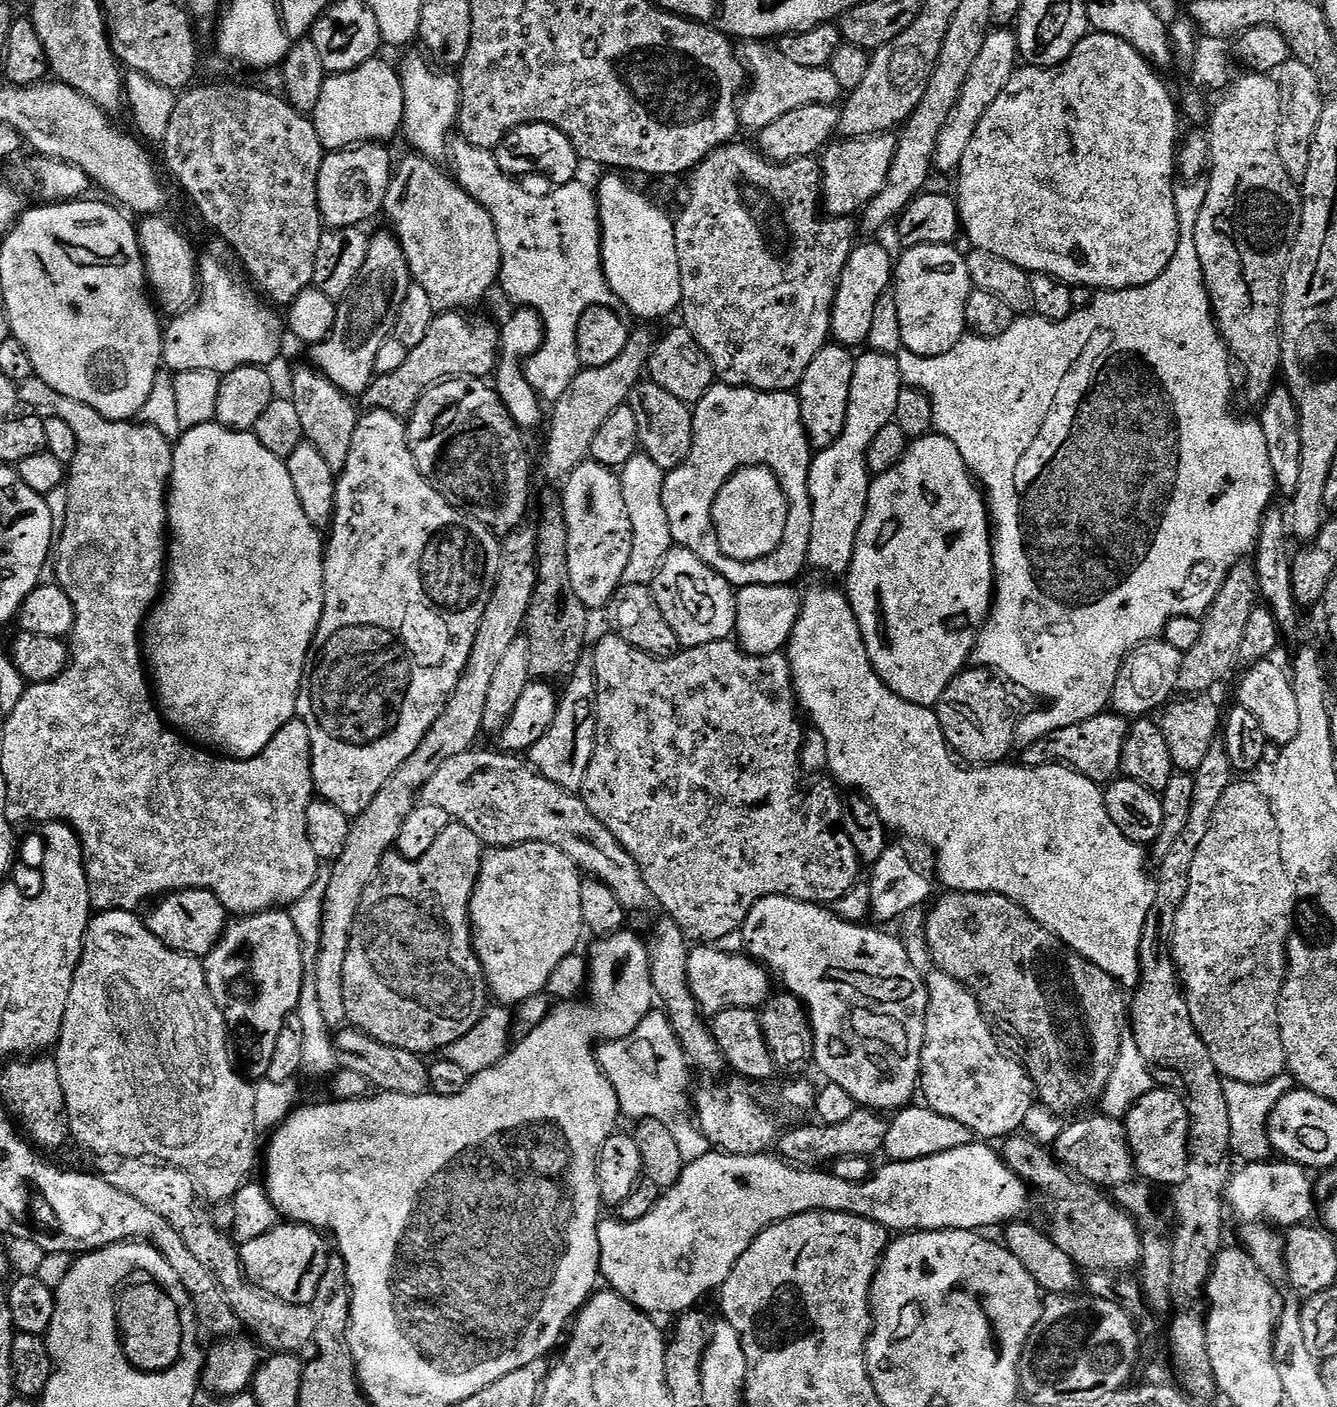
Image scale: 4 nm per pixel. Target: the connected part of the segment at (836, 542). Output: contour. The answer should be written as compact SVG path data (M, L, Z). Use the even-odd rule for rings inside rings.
M865 351L865 356L855 357L854 378L850 382L850 396L846 406L845 426L840 437L833 444L819 449L813 455L810 466L808 486L812 503L812 537L808 547L809 565L820 572L829 572L832 576L843 577L854 558L854 546L858 538L858 530L862 526L864 509L868 507L868 447L874 442L874 434L882 430L882 426L893 423L898 394L902 387L900 378L900 362L896 356L887 356L881 352Z

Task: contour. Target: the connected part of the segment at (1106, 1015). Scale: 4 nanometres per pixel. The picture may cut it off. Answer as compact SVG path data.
M945 891L943 895L937 895L934 903L927 909L927 911L929 910L928 921L924 924L924 936L928 939L928 952L932 955L933 962L936 963L933 965L939 971L950 974L950 978L957 980L963 988L967 988L975 996L984 1015L993 1025L1001 1024L1010 1035L1017 1036L1021 1040L1021 1054L1019 1053L1019 1055L1022 1057L1024 1071L1032 1079L1032 1084L1036 1088L1036 1096L1041 1105L1057 1114L1076 1112L1079 1108L1086 1107L1087 1104L1095 1105L1099 1101L1100 1095L1106 1090L1106 1082L1110 1082L1110 1070L1118 1058L1120 1042L1126 1035L1126 1017L1130 1012L1130 1004L1126 999L1125 989L1113 976L1098 970L1098 966L1094 966L1089 960L1082 958L1077 952L1073 952L1072 949L1065 948L1053 932L1042 927L1024 907L1015 904L1010 898L999 896L993 892Z

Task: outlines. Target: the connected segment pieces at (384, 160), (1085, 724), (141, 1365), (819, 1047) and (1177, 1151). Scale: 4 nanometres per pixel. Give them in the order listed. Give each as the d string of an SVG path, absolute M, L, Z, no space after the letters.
M373 142L371 144L357 144L355 148L341 148L338 152L328 152L322 162L322 170L318 170L318 206L320 207L320 219L323 221L328 228L359 228L367 225L367 220L371 216L380 216L383 206L384 199L388 193L388 187L394 182L394 159L387 152L385 145L380 142Z
M1105 710L1094 718L1083 720L1074 726L1062 726L1062 730L1046 734L1046 738L1038 738L1038 742L1022 749L1018 760L1031 768L1059 762L1104 786L1120 772L1122 746L1126 744L1129 727L1129 721L1124 716L1117 715L1112 710Z
M151 1282L143 1283L133 1288L125 1287L118 1300L118 1327L122 1347L133 1368L139 1368L142 1372L165 1372L173 1368L180 1358L184 1327L178 1306L164 1293L164 1289Z
M767 896L748 909L748 917L742 925L744 936L744 948L747 955L767 968L773 977L781 976L789 993L798 997L801 1004L806 1006L808 1022L812 1025L812 1054L814 1064L817 1064L822 1071L828 1075L827 1079L833 1084L842 1086L846 1094L850 1094L856 1099L857 1105L873 1110L885 1110L884 1108L894 1108L901 1110L913 1103L912 1095L917 1095L918 1085L922 1080L922 1065L920 1059L924 1053L924 1027L926 1026L926 1014L928 1013L928 985L925 977L920 976L918 969L912 965L912 960L908 957L908 952L904 949L904 944L900 940L895 940L892 936L887 936L884 932L879 932L876 928L864 928L863 923L851 924L849 920L837 918L827 907L810 902L802 902L794 898L785 896Z
M1160 1086L1153 1087L1131 1108L1123 1121L1135 1175L1149 1185L1175 1186L1186 1182L1188 1161L1188 1111L1179 1091L1167 1092Z

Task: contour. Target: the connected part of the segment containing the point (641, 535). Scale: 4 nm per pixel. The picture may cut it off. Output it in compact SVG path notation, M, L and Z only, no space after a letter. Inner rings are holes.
M643 452L636 453L620 470L622 496L626 503L627 516L630 518L632 542L630 561L626 566L624 583L632 585L651 585L656 569L671 551L674 538L670 534L665 508L662 506L661 488L664 485L665 471Z

